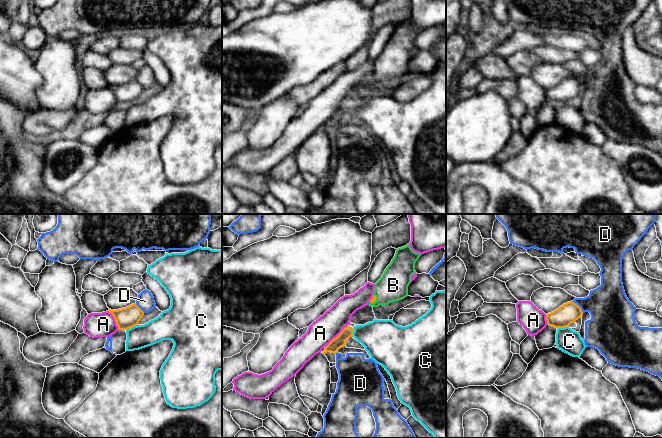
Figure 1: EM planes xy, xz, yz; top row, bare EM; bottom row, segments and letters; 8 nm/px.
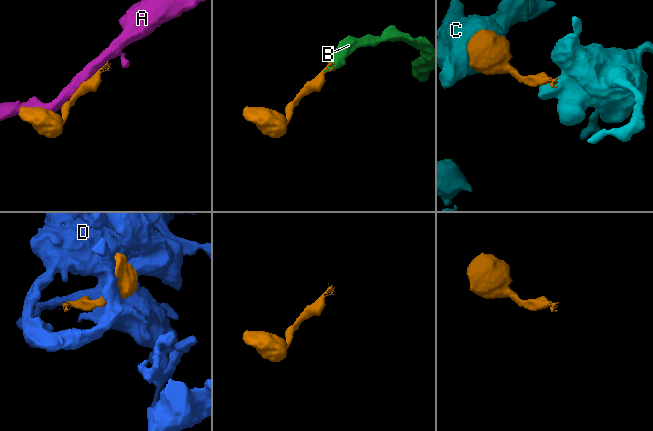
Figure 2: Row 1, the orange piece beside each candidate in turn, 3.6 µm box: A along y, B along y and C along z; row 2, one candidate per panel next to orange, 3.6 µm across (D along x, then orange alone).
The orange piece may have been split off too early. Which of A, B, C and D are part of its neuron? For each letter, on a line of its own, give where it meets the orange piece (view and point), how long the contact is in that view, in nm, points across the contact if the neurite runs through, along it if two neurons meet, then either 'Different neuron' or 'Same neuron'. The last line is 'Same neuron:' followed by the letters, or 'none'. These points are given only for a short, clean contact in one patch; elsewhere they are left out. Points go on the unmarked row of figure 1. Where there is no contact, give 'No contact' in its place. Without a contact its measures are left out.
A: Touches orange at xz (337, 112). Shared border 260 nm. Different neuron
B: Touches orange at xz (375, 75). Shared border 80 nm. Path across: xz (373, 75), (375, 75), (393, 61). Same neuron
C: Touches orange at xy (131, 103). Shared border 110 nm. Boundary: xy (137, 100), (126, 106). Different neuron
D: Touches orange at yz (578, 82). Shared border 140 nm. Different neuron
Same neuron: B

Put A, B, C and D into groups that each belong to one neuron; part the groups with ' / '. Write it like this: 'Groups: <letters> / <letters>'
Groups: A / B / C / D

